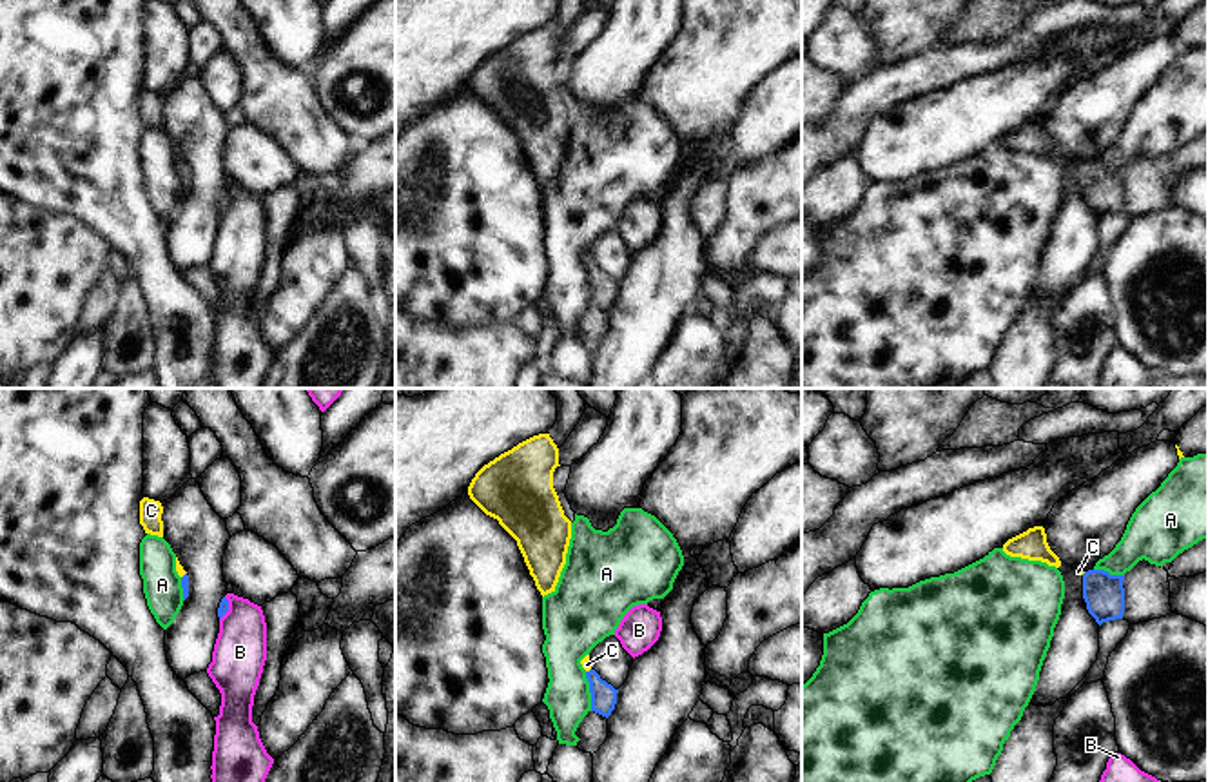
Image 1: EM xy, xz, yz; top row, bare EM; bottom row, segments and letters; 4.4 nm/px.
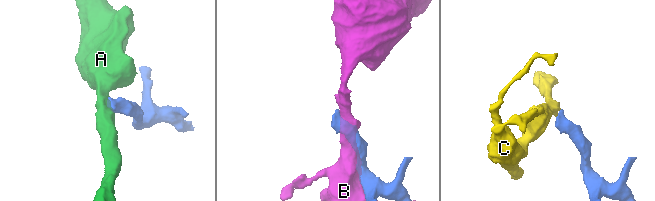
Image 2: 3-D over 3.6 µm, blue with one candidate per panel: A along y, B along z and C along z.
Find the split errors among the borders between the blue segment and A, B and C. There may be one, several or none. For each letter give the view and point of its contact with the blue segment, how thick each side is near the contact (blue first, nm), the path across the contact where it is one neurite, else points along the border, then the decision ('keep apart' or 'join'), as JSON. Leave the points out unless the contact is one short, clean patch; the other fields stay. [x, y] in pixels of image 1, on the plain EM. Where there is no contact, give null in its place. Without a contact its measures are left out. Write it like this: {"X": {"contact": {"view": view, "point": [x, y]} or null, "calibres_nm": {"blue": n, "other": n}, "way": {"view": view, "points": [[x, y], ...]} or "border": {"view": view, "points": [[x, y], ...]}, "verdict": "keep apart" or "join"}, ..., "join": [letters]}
{"A": {"contact": {"view": "xz", "point": [590, 285]}, "calibres_nm": {"blue": 110, "other": 200}, "border": {"view": "xz", "points": [[584, 265], [590, 276], [592, 303]]}, "verdict": "keep apart"}, "B": {"contact": {"view": "xy", "point": [227, 202]}, "calibres_nm": {"blue": 50, "other": 240}, "verdict": "keep apart"}, "C": {"contact": {"view": "xy", "point": [184, 169]}, "calibres_nm": {"blue": 30, "other": 40}, "way": {"view": "xy", "points": [[185, 171], [184, 169], [180, 164]]}, "verdict": "join"}, "join": ["C"]}

